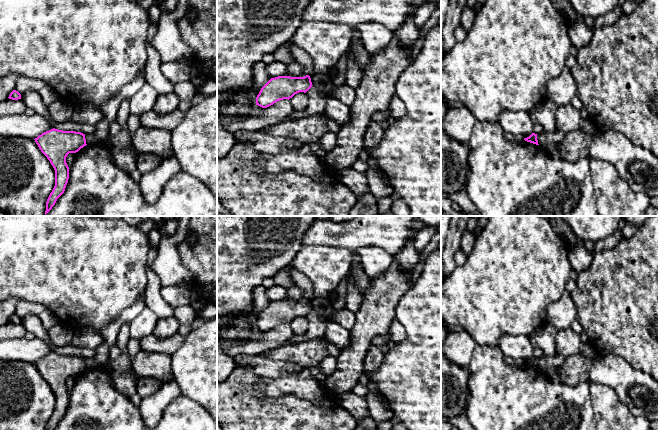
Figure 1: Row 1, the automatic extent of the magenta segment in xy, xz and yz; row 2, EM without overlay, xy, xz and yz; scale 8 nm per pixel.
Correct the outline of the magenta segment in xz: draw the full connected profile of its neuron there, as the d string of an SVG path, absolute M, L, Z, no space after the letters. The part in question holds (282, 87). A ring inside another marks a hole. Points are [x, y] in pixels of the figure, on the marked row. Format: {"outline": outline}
{"outline": "M309 75L304 77L278 76L271 78L256 97L256 105L267 108L277 101L290 99L299 92L306 93L312 87Z"}

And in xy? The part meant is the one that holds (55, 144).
{"outline": "M51 129L34 139L41 152L47 157L55 170L55 186L46 202L45 215L64 193L69 179L66 157L86 146L85 134L75 131Z"}

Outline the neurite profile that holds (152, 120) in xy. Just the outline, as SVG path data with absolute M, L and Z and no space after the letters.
M177 109L170 114L158 114L153 110L141 115L141 126L149 129L161 129L172 132L183 120L185 113Z

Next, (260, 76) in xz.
M262 61L253 65L252 75L255 84L264 86L271 79L267 73L266 66Z

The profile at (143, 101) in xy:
M145 83L142 88L129 99L130 113L142 115L153 110L158 96L158 92L152 86Z

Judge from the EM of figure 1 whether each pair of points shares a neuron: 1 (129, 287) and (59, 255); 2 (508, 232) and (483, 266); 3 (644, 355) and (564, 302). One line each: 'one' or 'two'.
1: one
2: one
3: two

